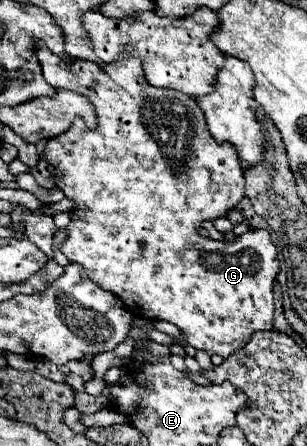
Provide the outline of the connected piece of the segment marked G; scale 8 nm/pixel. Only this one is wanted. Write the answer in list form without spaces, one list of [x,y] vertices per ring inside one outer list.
[[[36,40],[36,56],[46,82],[54,88],[70,88],[86,96],[94,104],[98,118],[96,128],[88,128],[82,118],[76,118],[66,134],[48,142],[42,156],[58,172],[58,188],[76,200],[72,222],[66,228],[68,240],[60,248],[62,254],[70,262],[82,264],[92,282],[114,292],[136,316],[176,324],[196,350],[226,358],[240,350],[252,332],[272,328],[272,284],[278,274],[278,254],[228,252],[226,248],[244,248],[244,244],[248,248],[264,248],[264,244],[252,244],[252,230],[228,244],[216,242],[198,236],[200,224],[192,224],[192,216],[196,216],[196,222],[224,216],[244,196],[244,174],[242,166],[238,166],[236,148],[232,144],[218,144],[210,136],[196,100],[176,90],[150,86],[144,80],[140,58],[134,56],[100,68],[96,62],[86,60],[66,62],[50,52],[42,40]]]

